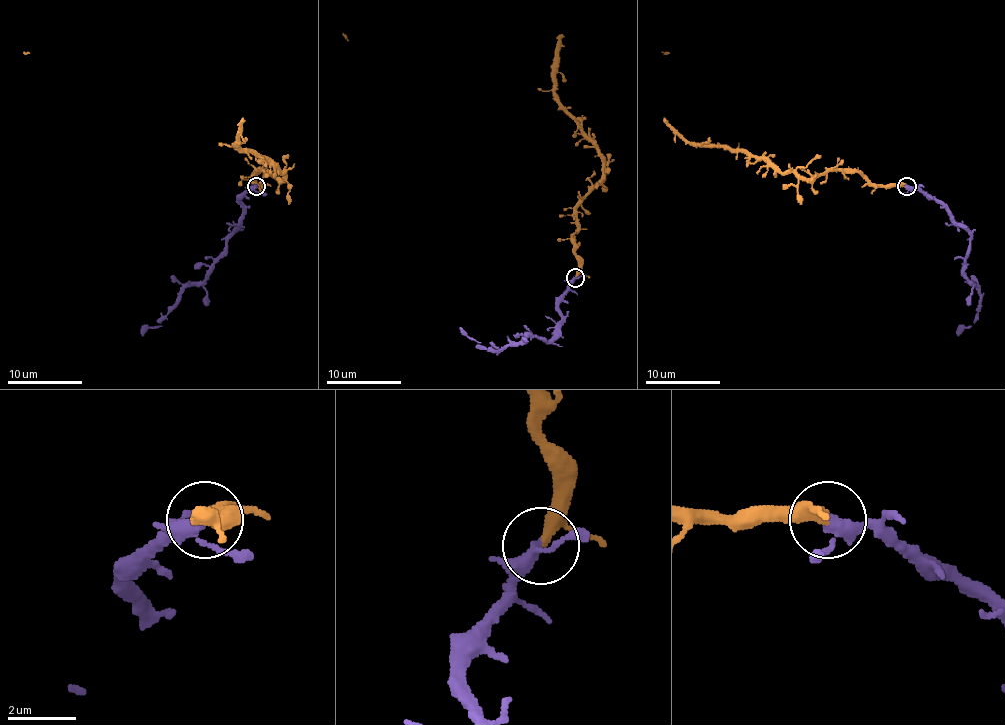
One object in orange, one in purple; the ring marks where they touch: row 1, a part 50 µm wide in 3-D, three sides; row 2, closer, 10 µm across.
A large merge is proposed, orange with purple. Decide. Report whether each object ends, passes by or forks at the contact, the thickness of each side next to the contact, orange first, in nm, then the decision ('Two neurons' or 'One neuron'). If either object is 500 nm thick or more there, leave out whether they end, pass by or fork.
At the ring orange passes by. At the ring purple passes by. Thickness 240 nm (orange) against 300 nm. One neuron

